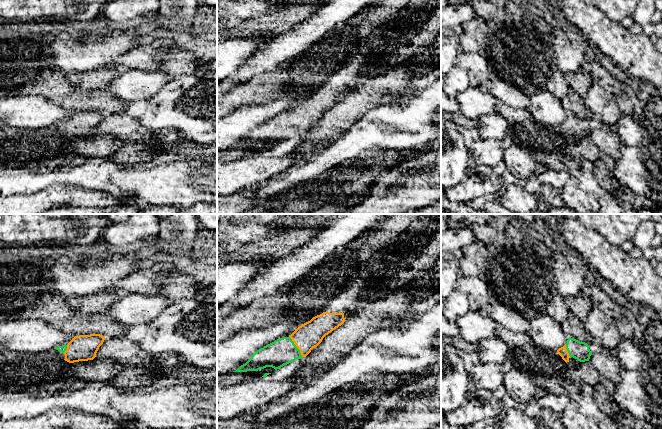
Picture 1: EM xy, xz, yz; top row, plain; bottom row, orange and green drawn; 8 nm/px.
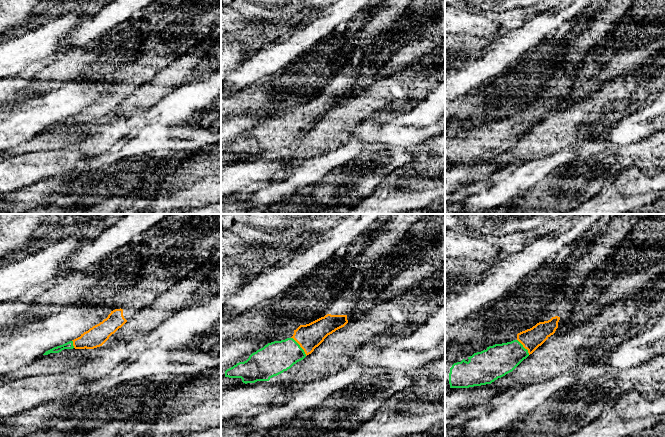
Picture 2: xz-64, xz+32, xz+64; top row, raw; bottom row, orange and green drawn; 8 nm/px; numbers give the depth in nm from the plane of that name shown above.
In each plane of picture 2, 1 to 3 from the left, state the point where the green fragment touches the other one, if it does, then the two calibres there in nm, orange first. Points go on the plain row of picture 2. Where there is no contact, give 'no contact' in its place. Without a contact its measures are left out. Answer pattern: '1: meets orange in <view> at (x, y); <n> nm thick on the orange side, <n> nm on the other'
1: meets orange in xz-64 at (73, 120); 160 nm thick on the orange side, 60 nm on the other
2: meets orange in xz+32 at (300, 122); 200 nm thick on the orange side, 260 nm on the other
3: meets orange in xz+64 at (524, 123); 170 nm thick on the orange side, 260 nm on the other

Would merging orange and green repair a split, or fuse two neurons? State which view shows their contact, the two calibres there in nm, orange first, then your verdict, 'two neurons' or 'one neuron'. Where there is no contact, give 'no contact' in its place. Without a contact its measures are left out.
contact in xz; calibres 220 and 220 nm; one neuron

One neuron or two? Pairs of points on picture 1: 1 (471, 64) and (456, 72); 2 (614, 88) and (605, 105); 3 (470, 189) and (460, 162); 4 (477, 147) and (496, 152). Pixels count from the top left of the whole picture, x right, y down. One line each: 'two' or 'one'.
1: two
2: two
3: two
4: one

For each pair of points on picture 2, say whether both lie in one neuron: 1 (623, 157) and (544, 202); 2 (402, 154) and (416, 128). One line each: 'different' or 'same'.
1: same
2: different

